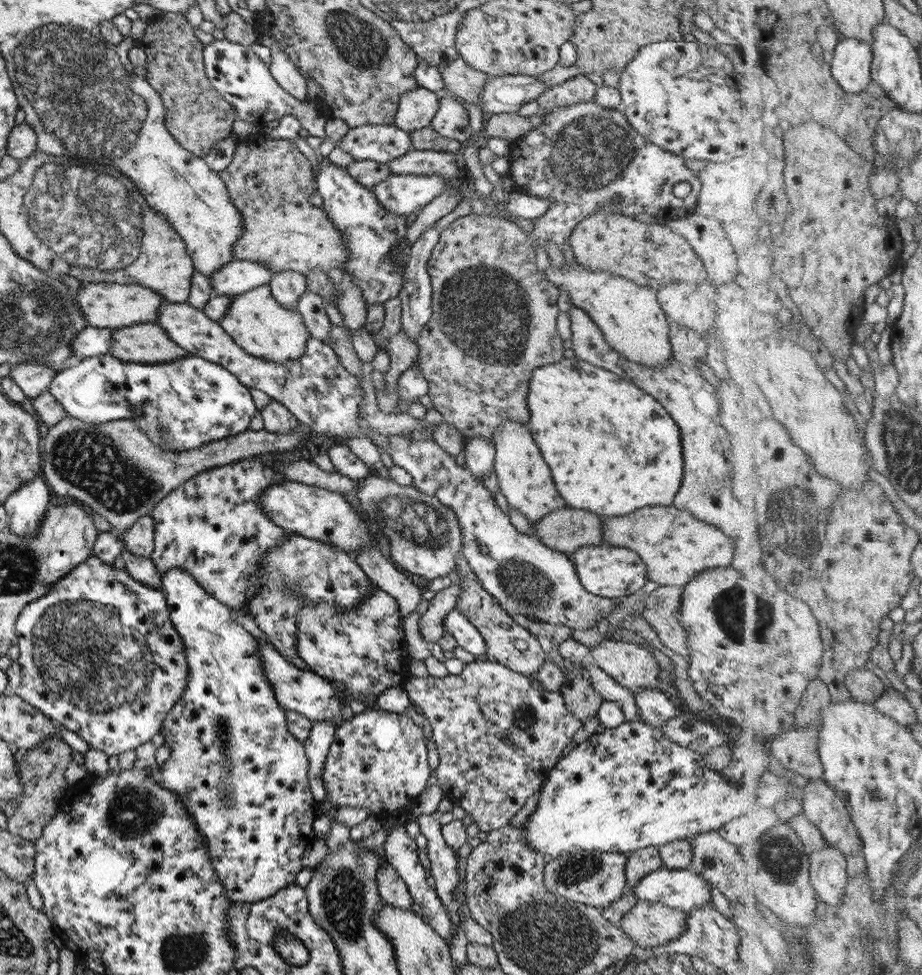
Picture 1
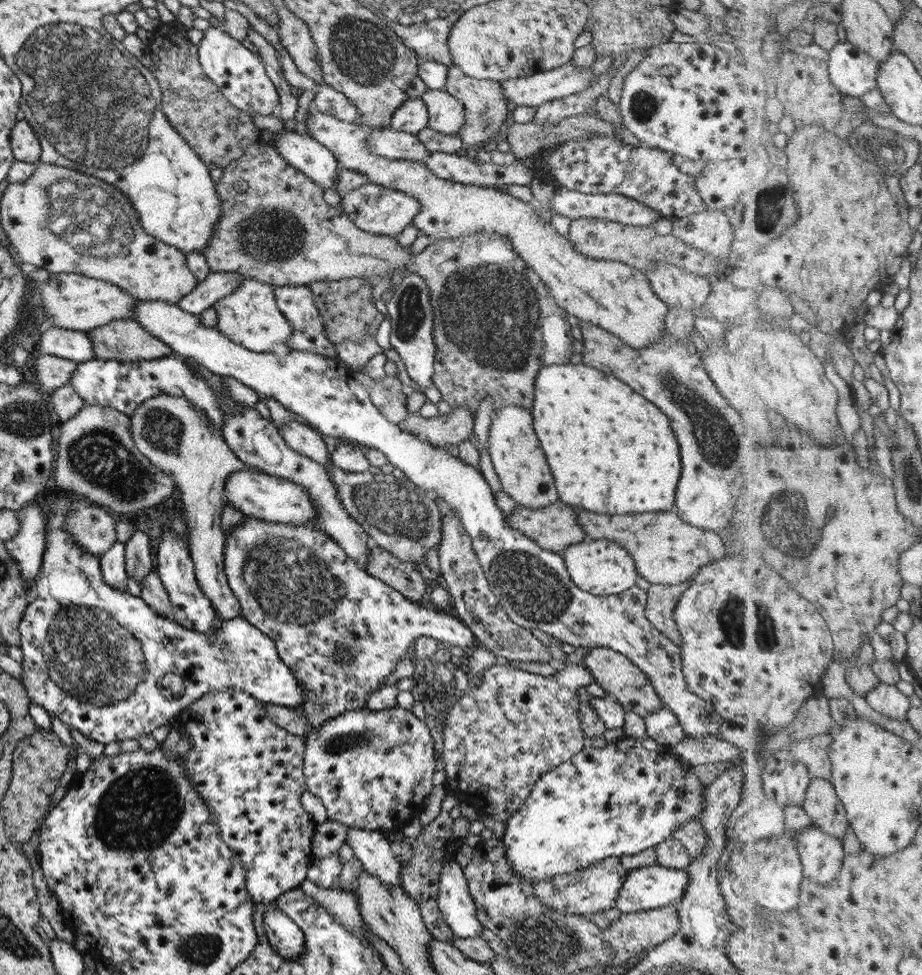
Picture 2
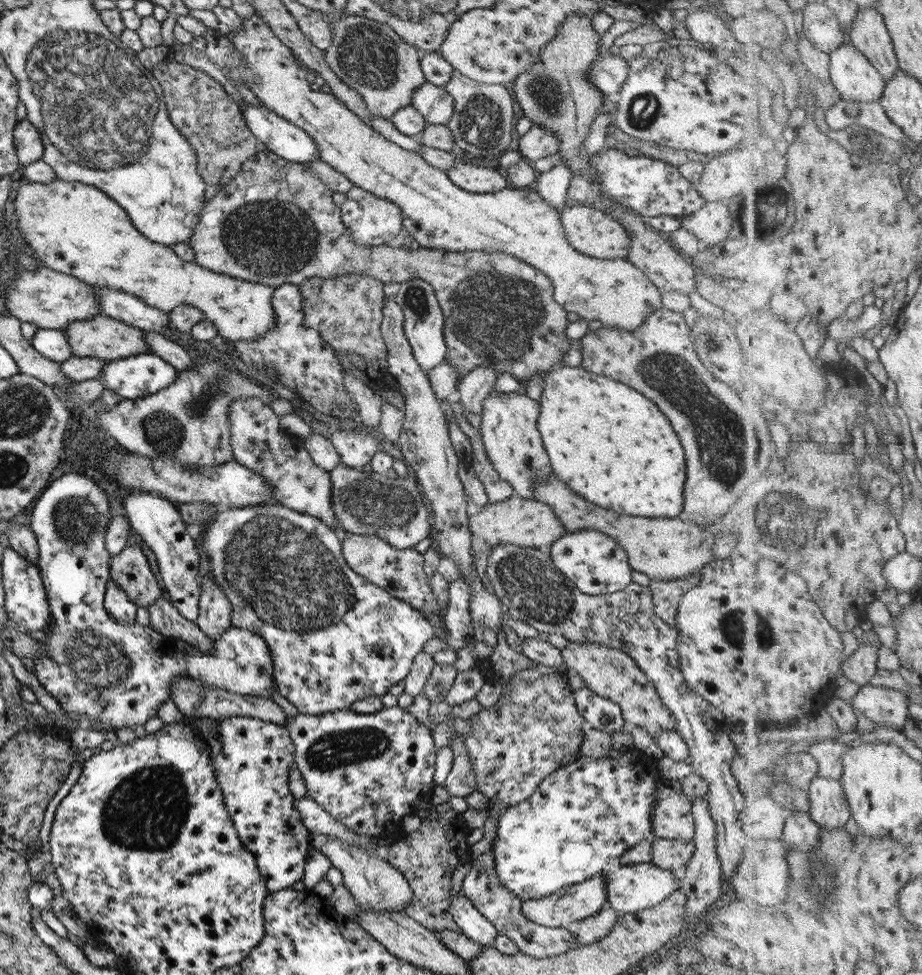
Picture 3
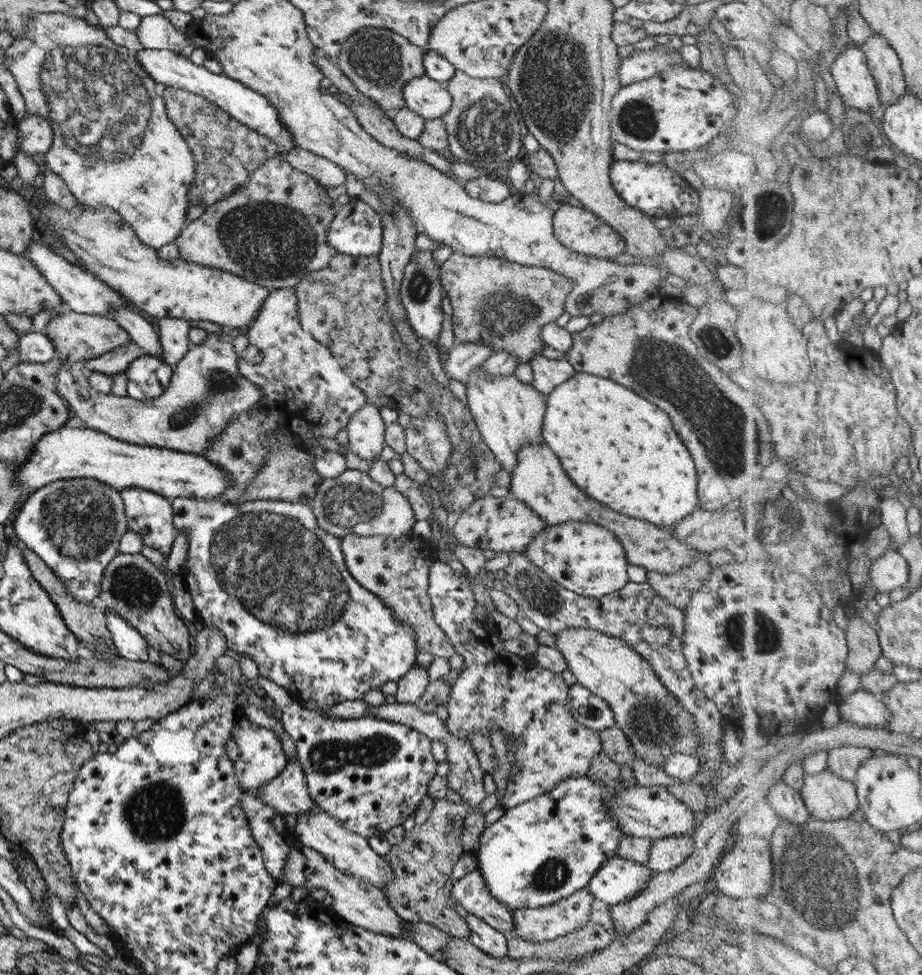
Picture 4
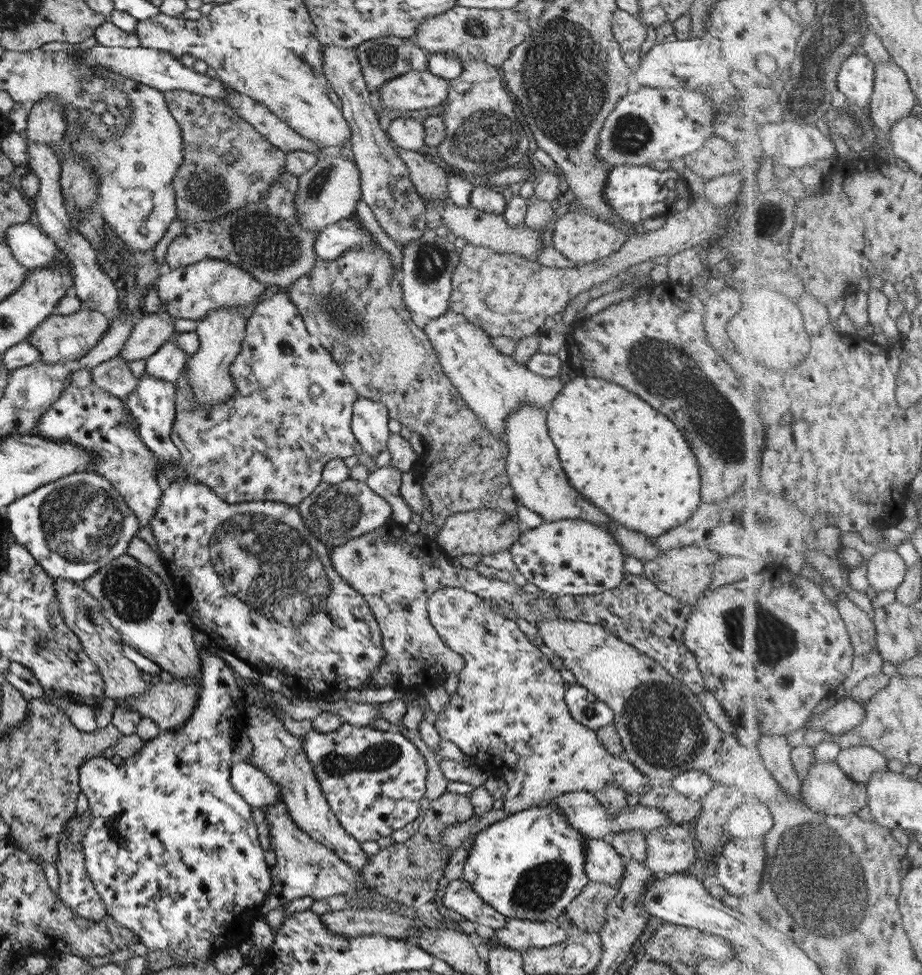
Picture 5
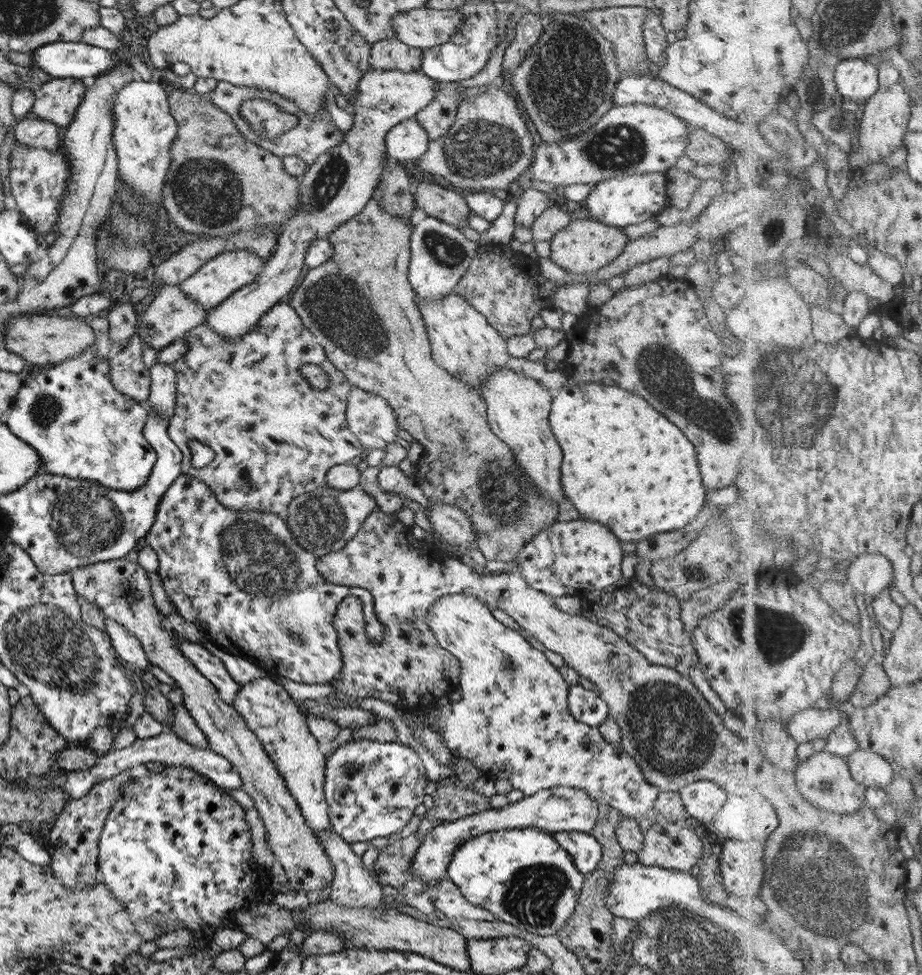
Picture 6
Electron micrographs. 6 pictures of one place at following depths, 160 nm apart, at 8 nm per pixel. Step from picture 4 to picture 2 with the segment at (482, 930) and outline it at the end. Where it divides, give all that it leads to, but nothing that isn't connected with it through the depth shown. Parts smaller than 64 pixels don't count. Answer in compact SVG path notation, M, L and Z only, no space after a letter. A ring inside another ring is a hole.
M451 858L442 864L440 870L436 905L443 922L451 929L449 940L479 936L483 928L476 919L474 902L469 896L462 868Z

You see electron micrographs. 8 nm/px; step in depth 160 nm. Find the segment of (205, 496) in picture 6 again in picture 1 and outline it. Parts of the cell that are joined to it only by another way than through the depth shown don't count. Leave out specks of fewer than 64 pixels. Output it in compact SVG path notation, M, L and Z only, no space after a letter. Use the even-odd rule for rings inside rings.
M289 533L276 547L269 549L257 571L261 575L261 588L249 600L248 614L267 641L287 659L297 656L294 636L297 635L297 611L303 607L303 601L315 605L333 603L337 611L351 611L373 587L347 553L295 533ZM456 608L443 617L444 631L457 642L457 647L463 648L475 657L486 653L485 643L479 632ZM315 721L302 742L308 760L308 785L313 798L319 803L323 802L325 796L320 774L329 745L333 742L333 735L334 724L331 721Z

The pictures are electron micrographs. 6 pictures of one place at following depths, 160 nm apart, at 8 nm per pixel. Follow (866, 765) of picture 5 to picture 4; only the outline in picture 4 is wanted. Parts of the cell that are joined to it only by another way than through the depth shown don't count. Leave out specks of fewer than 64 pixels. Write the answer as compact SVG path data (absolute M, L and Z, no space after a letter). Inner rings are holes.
M835 747L829 750L828 768L841 778L853 781L856 780L858 770L865 760L876 754L875 750L867 747Z

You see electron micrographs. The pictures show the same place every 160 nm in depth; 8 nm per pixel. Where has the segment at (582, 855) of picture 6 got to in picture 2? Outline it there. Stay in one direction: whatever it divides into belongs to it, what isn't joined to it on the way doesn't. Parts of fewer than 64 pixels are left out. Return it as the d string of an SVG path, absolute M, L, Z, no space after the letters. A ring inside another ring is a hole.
M655 864L628 870L619 887L617 898L614 900L614 907L625 914L677 903L684 893L687 881L688 874L684 869L670 869Z

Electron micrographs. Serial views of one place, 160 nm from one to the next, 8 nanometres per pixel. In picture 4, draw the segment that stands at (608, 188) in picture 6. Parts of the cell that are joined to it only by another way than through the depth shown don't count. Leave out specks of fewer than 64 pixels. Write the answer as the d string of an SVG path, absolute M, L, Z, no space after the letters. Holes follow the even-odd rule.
M613 160L609 169L610 183L615 194L624 202L650 218L680 217L698 210L698 191L690 187L680 173L663 163L627 162Z

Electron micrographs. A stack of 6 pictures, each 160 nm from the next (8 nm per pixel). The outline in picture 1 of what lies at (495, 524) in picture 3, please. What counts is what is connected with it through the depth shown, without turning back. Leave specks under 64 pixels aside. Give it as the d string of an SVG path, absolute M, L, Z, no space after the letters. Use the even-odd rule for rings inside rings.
M552 510L530 525L545 546L566 555L585 545L603 544L599 518L585 510Z

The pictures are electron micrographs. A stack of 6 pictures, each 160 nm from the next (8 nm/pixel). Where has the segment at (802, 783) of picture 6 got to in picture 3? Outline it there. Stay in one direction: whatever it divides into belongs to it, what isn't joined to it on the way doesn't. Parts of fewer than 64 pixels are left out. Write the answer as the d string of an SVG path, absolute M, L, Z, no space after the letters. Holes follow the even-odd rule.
M817 776L809 793L809 813L821 828L841 829L851 820L852 806L840 780Z

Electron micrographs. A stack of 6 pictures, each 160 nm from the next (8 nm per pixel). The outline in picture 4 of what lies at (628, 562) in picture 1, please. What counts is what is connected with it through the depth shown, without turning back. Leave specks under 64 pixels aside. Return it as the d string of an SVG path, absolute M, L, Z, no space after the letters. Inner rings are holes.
M590 522L545 524L521 551L527 561L541 569L553 583L583 597L603 597L620 590L628 582L628 563L620 542L610 530Z

